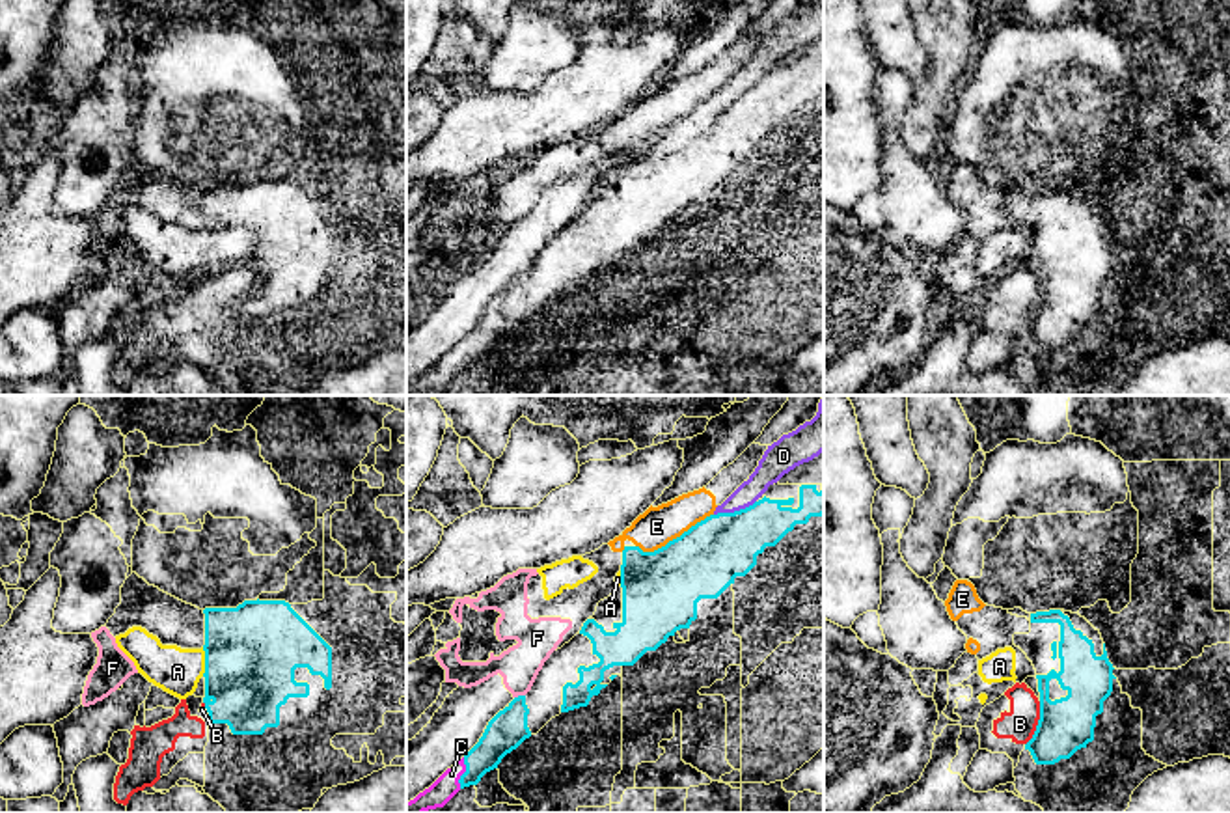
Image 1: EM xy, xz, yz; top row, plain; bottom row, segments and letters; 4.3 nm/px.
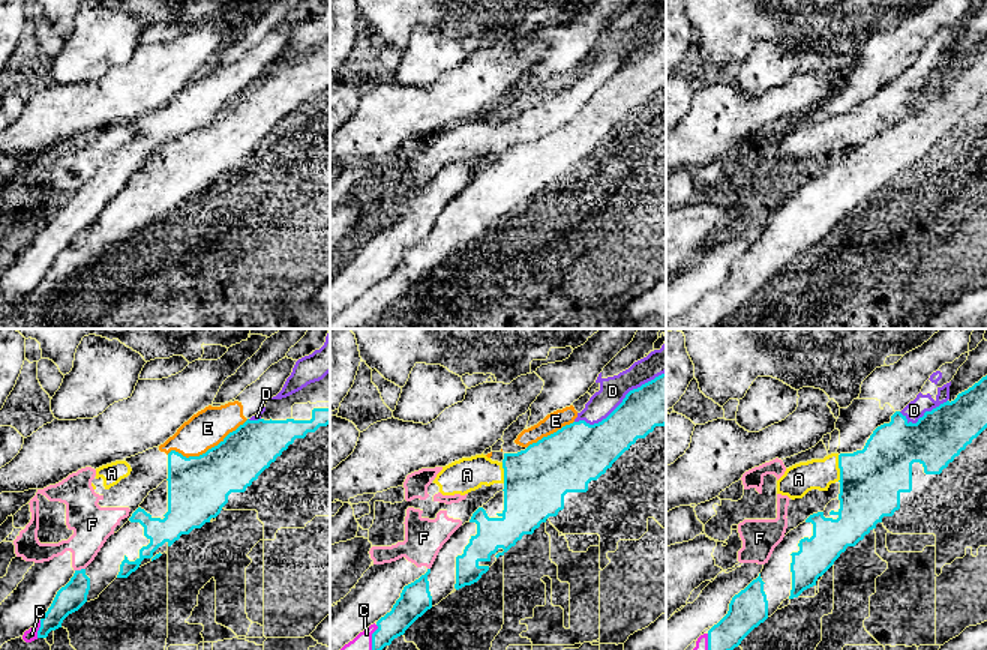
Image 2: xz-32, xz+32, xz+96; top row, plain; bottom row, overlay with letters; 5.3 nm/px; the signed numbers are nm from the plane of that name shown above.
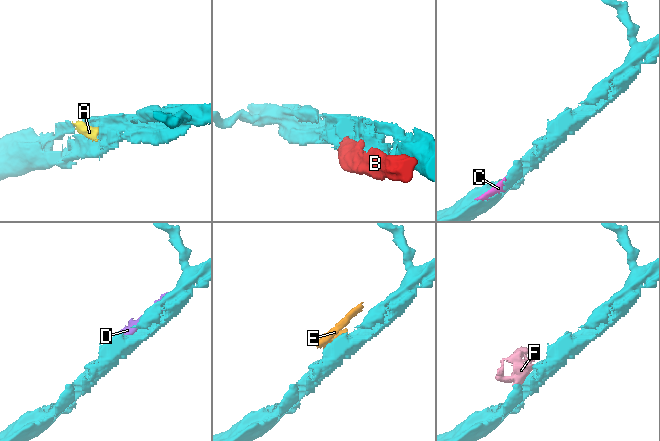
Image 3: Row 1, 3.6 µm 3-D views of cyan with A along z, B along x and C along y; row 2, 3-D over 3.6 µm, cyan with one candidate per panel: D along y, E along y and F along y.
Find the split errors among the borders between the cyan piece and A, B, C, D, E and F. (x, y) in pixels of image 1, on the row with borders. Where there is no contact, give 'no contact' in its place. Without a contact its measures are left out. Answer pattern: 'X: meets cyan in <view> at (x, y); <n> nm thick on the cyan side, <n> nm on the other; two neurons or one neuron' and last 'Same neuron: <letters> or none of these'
A: meets cyan in xy at (205, 662); 400 nm thick on the cyan side, 200 nm on the other; two neurons
B: meets cyan in yz at (1038, 724); 240 nm thick on the cyan side, 140 nm on the other; two neurons
C: meets cyan in xz at (464, 772); 170 nm thick on the cyan side, 100 nm on the other; one neuron
D: meets cyan in xz at (735, 511); 300 nm thick on the cyan side, 120 nm on the other; two neurons
E: meets cyan in xz at (673, 539); 340 nm thick on the cyan side, 170 nm on the other; two neurons
F: meets cyan in xz at (519, 696); 170 nm thick on the cyan side, 170 nm on the other; two neurons
Same neuron: C

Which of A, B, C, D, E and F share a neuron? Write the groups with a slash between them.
A D / B / C / E F

